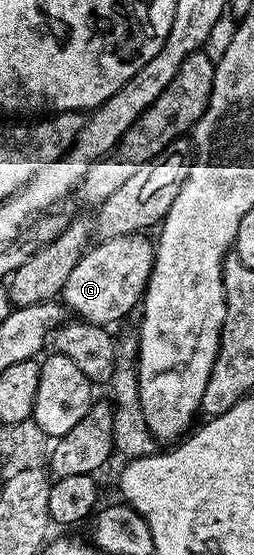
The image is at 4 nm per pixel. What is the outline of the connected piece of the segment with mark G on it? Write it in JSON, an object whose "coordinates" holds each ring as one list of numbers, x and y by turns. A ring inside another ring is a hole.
{"coordinates":[[148,235,120,236,92,245,79,258,75,270,67,277,60,299,64,307,74,317,87,324,113,326,116,320,121,320,129,311,136,309,142,303,145,287,153,269,153,249,155,247]]}

